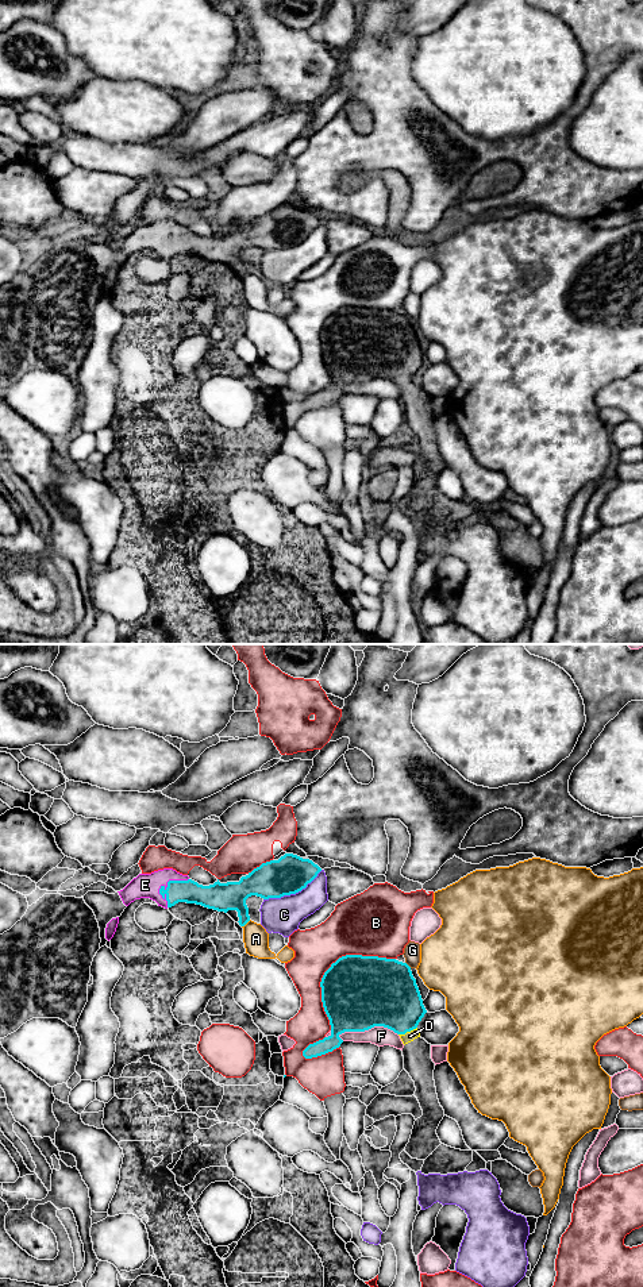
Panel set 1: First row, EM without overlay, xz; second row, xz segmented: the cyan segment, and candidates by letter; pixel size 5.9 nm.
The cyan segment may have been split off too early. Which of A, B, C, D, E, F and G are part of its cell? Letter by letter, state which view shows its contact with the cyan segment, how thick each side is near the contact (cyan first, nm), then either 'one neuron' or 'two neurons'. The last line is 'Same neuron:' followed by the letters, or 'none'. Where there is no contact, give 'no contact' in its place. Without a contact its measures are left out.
A: xz | 170/150 nm | two neurons
B: xz | 440/300 nm | two neurons
C: xz | 220/220 nm | two neurons
D: xz | 380/60 nm | one neuron
E: xz | 140/140 nm | one neuron
F: xz | 440/120 nm | two neurons
G: xz | 420/100 nm | two neurons
Same neuron: D, E

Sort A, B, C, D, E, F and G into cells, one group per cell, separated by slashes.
A / B / C / D E / F / G

